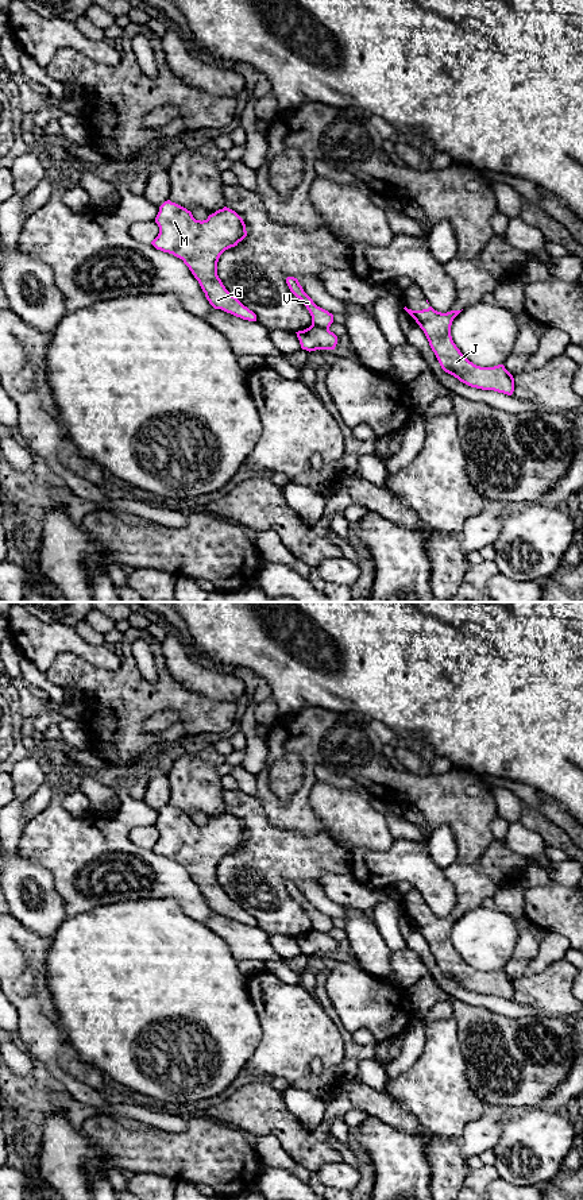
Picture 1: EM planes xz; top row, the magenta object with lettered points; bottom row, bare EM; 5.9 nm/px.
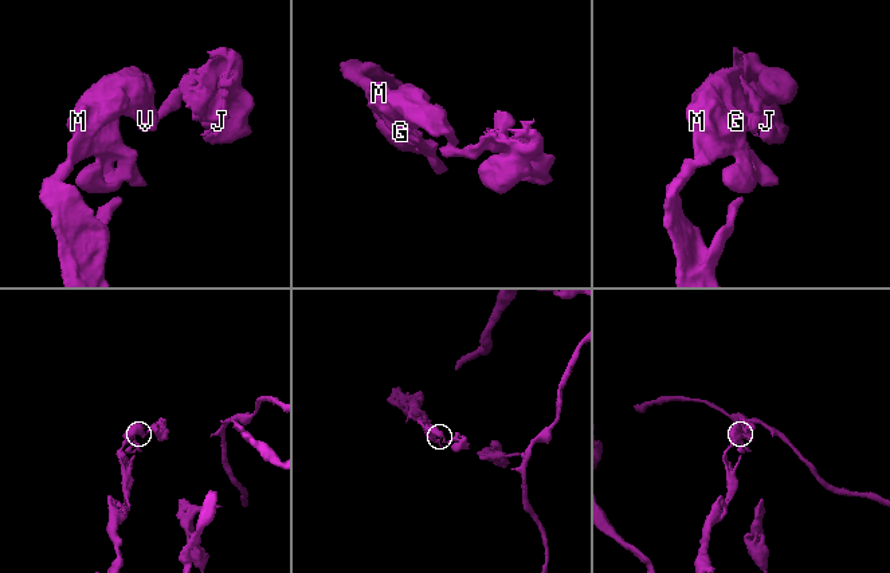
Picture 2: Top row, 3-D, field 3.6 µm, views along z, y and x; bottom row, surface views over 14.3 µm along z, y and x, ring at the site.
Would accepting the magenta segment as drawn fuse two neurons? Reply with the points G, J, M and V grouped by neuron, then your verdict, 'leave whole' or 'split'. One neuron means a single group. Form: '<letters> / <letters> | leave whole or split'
G M V / J | split

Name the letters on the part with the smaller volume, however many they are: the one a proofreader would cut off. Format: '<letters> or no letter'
J

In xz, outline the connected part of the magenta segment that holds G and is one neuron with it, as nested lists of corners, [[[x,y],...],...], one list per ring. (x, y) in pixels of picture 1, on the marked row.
[[[167,200],[159,207],[155,223],[159,234],[151,244],[184,261],[215,309],[256,321],[256,315],[232,296],[217,275],[220,255],[247,236],[246,224],[235,211],[224,207],[201,221]]]

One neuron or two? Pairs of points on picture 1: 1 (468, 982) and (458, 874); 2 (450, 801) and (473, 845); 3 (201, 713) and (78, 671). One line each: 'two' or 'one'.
1: one
2: one
3: one

